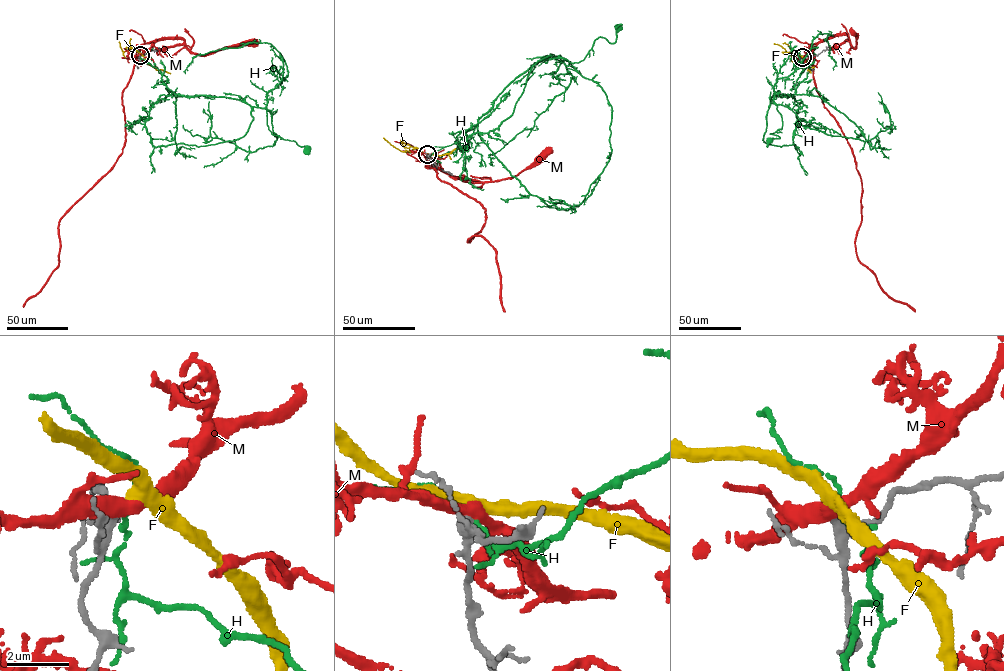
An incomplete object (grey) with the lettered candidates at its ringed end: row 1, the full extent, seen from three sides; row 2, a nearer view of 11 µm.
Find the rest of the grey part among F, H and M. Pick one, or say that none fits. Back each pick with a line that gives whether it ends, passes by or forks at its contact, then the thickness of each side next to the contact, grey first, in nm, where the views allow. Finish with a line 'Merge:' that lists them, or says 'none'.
F: it passes by; calibres 280 and 320 nm
Merge: F

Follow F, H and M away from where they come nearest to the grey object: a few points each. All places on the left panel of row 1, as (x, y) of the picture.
F: (140, 55), (133, 49), (123, 51), (117, 37)
H: (140, 55), (160, 71), (162, 81), (175, 94), (187, 97), (224, 96), (265, 109), (271, 133), (307, 148)
M: (140, 55), (155, 42), (137, 49), (133, 73), (123, 89), (122, 153), (61, 218), (56, 269), (23, 307)

